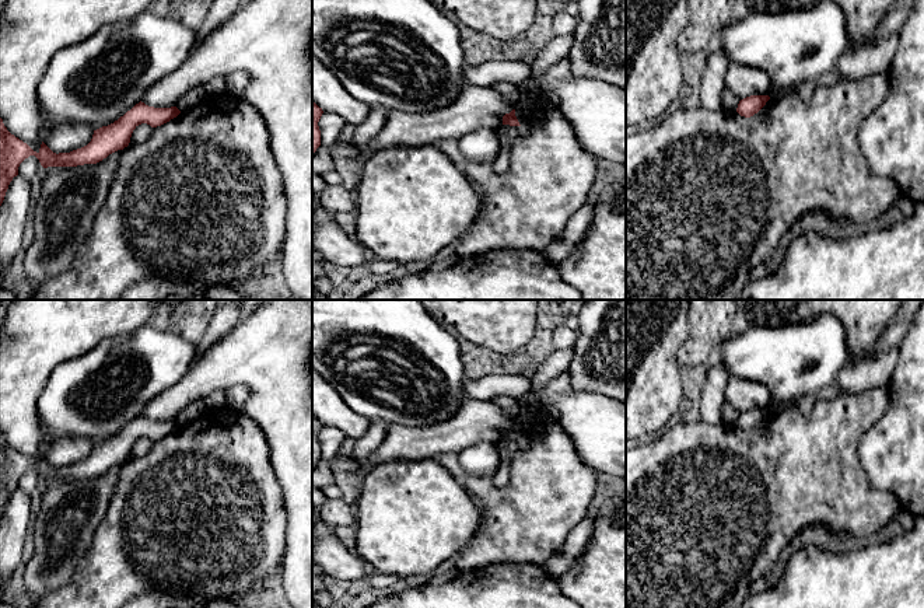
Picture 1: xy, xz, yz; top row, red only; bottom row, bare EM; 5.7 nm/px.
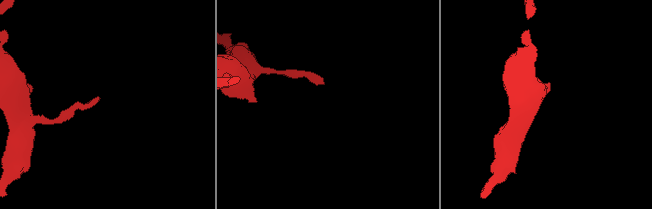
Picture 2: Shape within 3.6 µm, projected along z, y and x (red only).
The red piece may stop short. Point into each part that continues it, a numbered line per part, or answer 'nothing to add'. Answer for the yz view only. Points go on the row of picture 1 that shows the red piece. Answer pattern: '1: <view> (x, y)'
nothing to add

